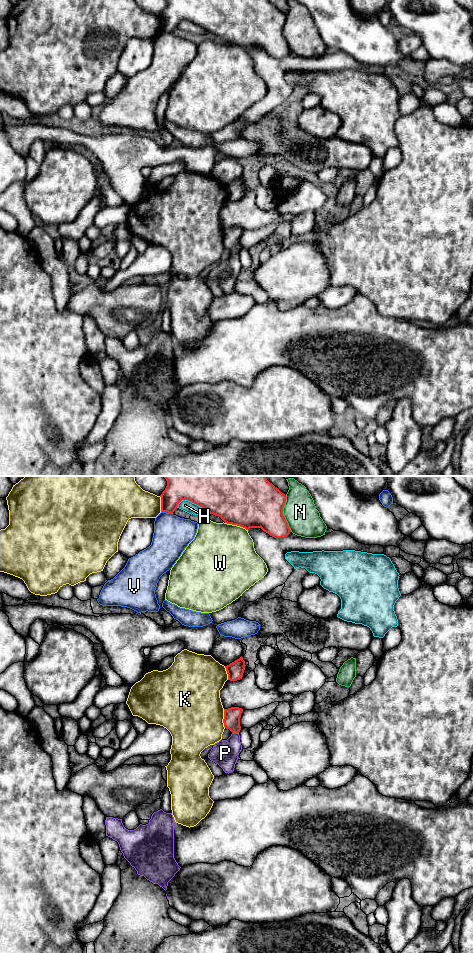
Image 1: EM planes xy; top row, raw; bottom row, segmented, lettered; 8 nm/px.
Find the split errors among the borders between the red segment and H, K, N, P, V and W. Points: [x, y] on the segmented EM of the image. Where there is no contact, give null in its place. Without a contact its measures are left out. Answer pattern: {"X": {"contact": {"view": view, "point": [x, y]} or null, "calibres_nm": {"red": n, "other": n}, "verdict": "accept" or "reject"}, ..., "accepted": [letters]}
{"H": {"contact": {"view": "xy", "point": [191, 501]}, "calibres_nm": {"red": 500, "other": 90}, "verdict": "reject"}, "K": {"contact": {"view": "xy", "point": [224, 718]}, "calibres_nm": {"red": 130, "other": 480}, "verdict": "reject"}, "N": {"contact": {"view": "xy", "point": [282, 513]}, "calibres_nm": {"red": 420, "other": 260}, "verdict": "reject"}, "P": {"contact": {"view": "xy", "point": [235, 732]}, "calibres_nm": {"red": 130, "other": 220}, "verdict": "accept"}, "V": {"contact": {"view": "xy", "point": [167, 512]}, "calibres_nm": {"red": 240, "other": 300}, "verdict": "reject"}, "W": {"contact": {"view": "xy", "point": [236, 524]}, "calibres_nm": {"red": 500, "other": 480}, "verdict": "reject"}, "accepted": ["P"]}

